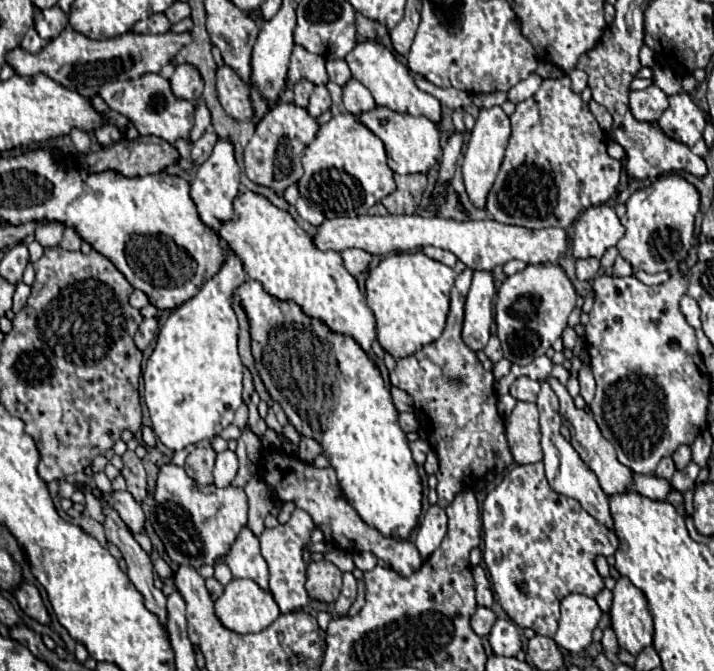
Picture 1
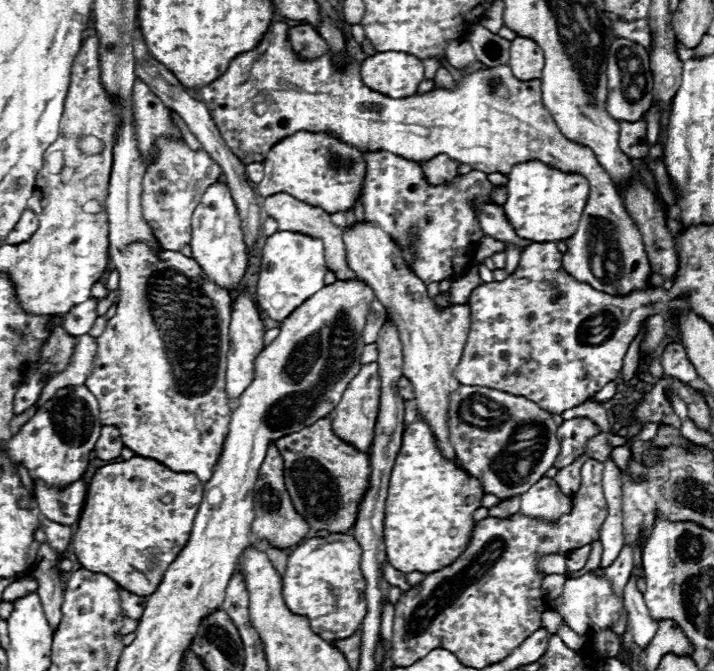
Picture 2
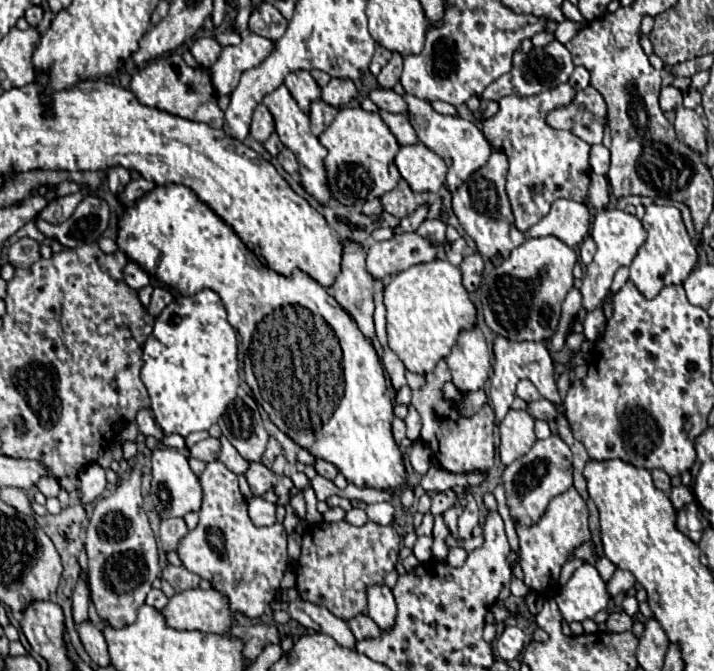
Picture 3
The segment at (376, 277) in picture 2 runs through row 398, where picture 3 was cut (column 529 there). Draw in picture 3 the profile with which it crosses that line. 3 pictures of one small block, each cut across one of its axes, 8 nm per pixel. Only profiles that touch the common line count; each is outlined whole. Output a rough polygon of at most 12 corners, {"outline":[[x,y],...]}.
{"outline":[[508,410],[498,426],[500,460],[512,464],[536,442],[534,418]]}

